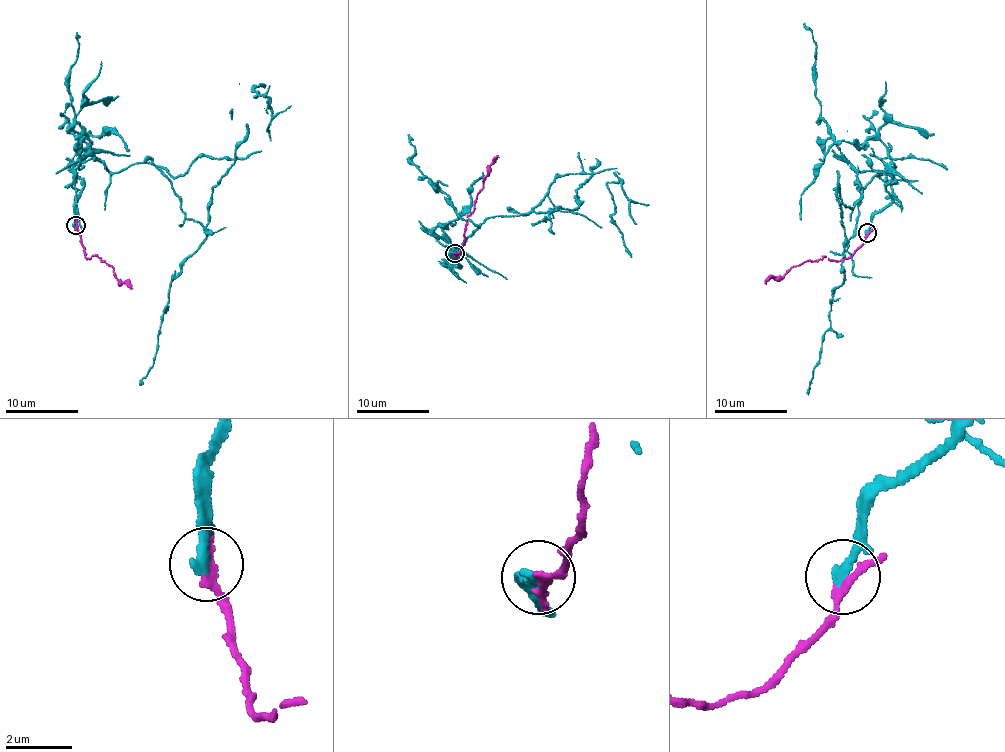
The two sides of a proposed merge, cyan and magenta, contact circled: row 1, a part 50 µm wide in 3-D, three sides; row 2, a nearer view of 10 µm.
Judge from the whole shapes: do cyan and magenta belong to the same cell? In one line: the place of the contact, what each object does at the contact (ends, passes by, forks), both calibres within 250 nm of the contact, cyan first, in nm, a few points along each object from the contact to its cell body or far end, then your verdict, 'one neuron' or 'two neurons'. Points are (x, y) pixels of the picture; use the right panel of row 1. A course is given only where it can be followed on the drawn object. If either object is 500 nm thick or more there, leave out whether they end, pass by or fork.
at (867, 233); cyan ends there; magenta passes by; 320 nm thick on the cyan side, 240 nm on the other; cyan runs (866, 233), (891, 200), (892, 169), (858, 186), (863, 195), (851, 209), (835, 190), (844, 277), (807, 393); magenta runs (866, 233), (853, 252), (840, 260), (825, 257), (803, 261), (766, 284); two neurons

